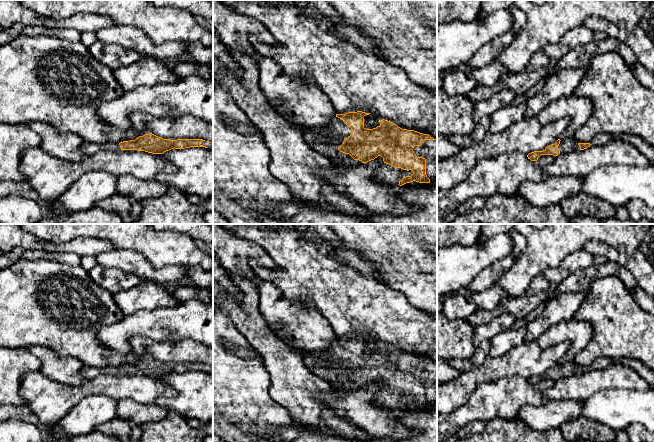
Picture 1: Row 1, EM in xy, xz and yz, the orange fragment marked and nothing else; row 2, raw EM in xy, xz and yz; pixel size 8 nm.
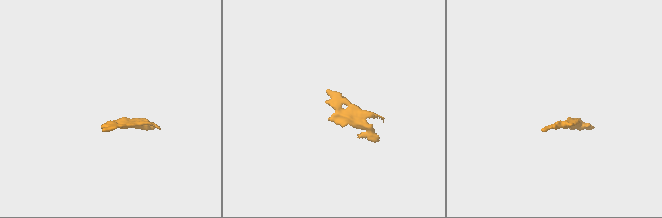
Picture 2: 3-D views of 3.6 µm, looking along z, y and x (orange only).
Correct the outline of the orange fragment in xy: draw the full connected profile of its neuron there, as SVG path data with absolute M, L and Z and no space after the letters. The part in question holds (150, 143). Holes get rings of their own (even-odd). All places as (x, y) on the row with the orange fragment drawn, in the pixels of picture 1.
M152 133L137 137L135 140L123 141L115 144L95 144L84 142L81 152L85 157L97 154L103 150L121 151L137 150L152 154L163 154L171 149L185 149L190 147L205 147L213 150L213 144L203 139L163 139Z

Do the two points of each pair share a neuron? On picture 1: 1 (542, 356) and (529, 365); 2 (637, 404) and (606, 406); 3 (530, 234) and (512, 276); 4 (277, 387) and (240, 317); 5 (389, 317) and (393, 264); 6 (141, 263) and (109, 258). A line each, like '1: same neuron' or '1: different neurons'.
1: same neuron
2: same neuron
3: same neuron
4: same neuron
5: different neurons
6: same neuron

